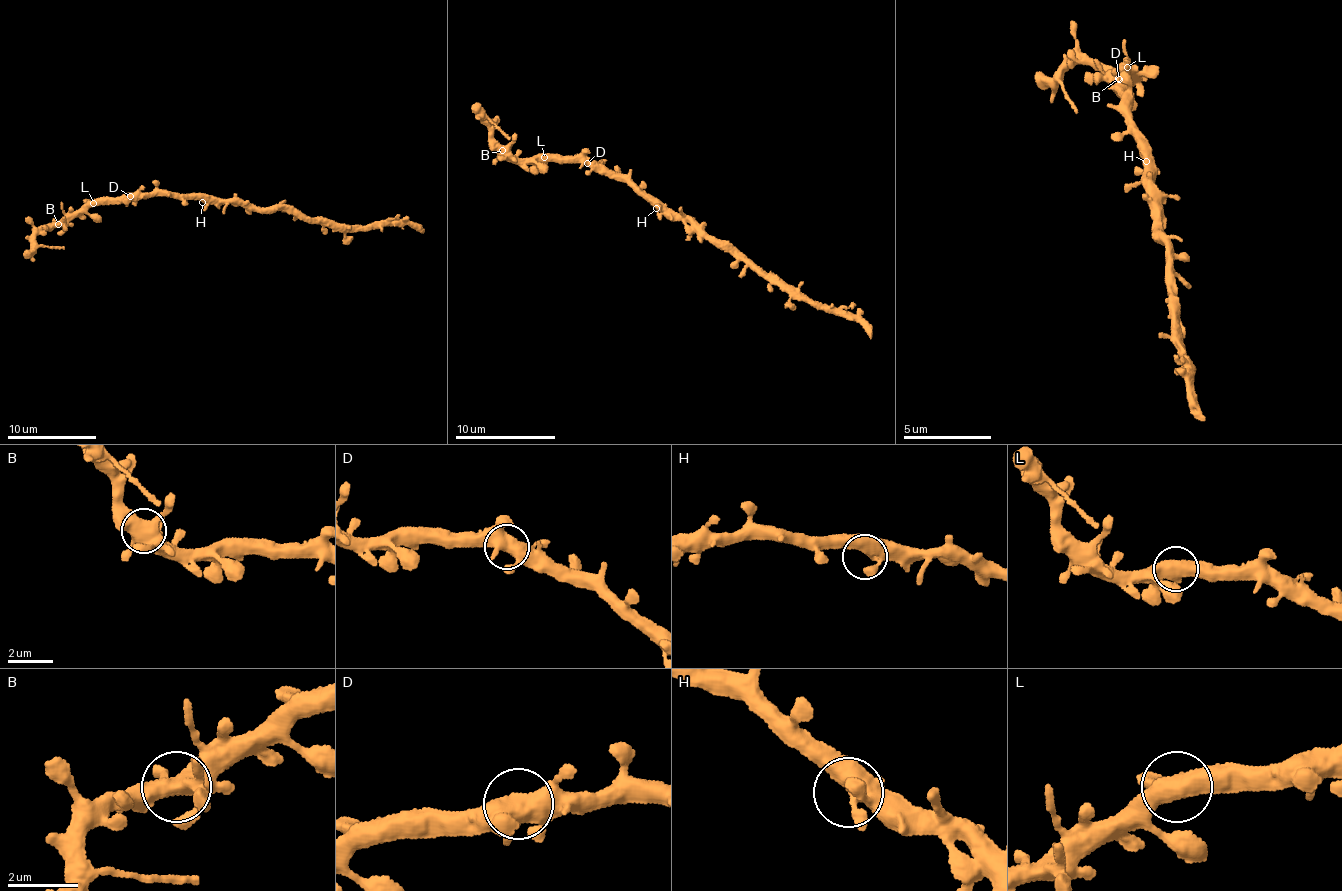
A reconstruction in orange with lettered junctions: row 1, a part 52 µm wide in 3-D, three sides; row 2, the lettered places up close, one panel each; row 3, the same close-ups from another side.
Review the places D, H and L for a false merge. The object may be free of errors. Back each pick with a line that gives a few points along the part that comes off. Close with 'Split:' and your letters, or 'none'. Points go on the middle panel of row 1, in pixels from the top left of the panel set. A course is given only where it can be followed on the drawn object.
Split: none

